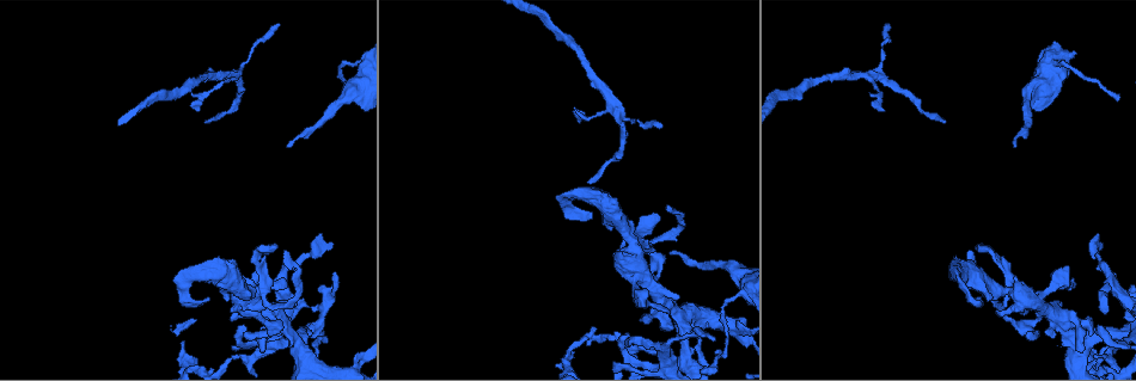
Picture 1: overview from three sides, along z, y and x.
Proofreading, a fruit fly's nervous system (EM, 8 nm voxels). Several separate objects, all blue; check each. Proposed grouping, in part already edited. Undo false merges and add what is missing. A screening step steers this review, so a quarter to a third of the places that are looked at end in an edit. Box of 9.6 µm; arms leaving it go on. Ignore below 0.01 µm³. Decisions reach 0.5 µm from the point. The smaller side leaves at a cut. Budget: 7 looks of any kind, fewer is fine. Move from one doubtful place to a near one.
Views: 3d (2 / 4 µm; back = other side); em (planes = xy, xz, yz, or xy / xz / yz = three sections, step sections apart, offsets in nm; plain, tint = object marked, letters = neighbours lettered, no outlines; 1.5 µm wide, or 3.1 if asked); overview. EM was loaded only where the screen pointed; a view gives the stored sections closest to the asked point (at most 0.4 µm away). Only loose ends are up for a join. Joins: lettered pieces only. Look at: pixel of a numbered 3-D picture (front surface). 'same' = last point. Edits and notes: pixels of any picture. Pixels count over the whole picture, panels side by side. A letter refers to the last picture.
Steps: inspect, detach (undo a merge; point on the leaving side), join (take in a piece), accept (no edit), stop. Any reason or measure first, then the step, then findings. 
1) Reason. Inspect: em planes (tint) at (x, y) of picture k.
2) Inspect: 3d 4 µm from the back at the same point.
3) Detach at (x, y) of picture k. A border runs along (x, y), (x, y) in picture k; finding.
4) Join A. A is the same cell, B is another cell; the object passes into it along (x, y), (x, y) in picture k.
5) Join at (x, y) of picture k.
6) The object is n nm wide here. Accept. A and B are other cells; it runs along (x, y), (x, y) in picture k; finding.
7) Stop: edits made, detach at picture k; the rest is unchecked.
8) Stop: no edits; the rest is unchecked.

Sharp bend. Inspect: em planes (letters) at (957, 274) of picture 1.

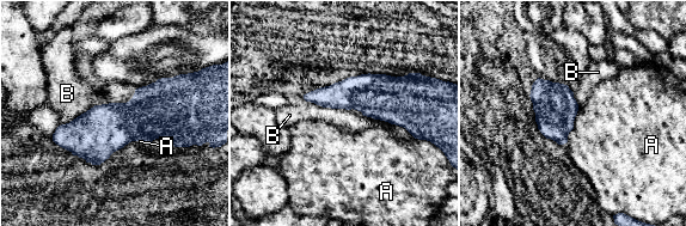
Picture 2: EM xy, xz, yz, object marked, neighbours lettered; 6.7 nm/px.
Accept. A and B are other cells; one cell here.

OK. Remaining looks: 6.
Thin end. Inspect: 3d 4 µm at (722, 355) of picture 1.

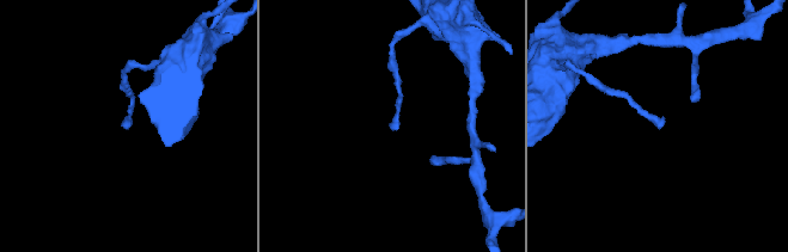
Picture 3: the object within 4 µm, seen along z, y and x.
Inspect: em planes (tint) at (123, 127) of picture 3.

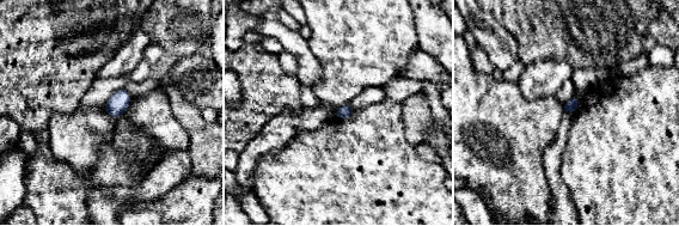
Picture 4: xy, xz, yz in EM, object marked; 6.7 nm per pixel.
Inspect: em planes (letters) at the same point.

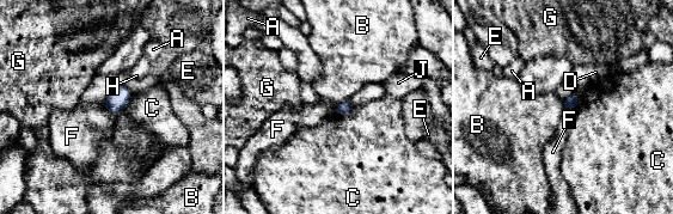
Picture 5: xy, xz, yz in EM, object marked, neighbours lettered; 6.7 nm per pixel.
Accept. A, B, C, D, E, F, G, H and J are other cells; a border runs along (110, 110), (115, 114) in picture 5; none of them fits.

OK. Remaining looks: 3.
An open end. Inspect: em xz step 4 (letters) at (336, 273) of picture 1.

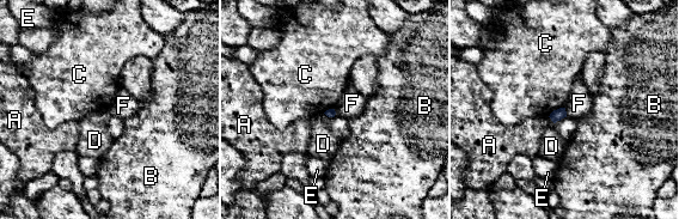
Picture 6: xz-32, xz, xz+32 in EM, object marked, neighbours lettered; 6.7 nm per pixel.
The longest contact is with C, 130 nm. Accept. A, B, C, D, E and F are other cells; a border runs along (564, 107), (567, 115) in picture 6; none of them fits.

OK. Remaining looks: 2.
Stop: no edits; the rest is unchecked.

